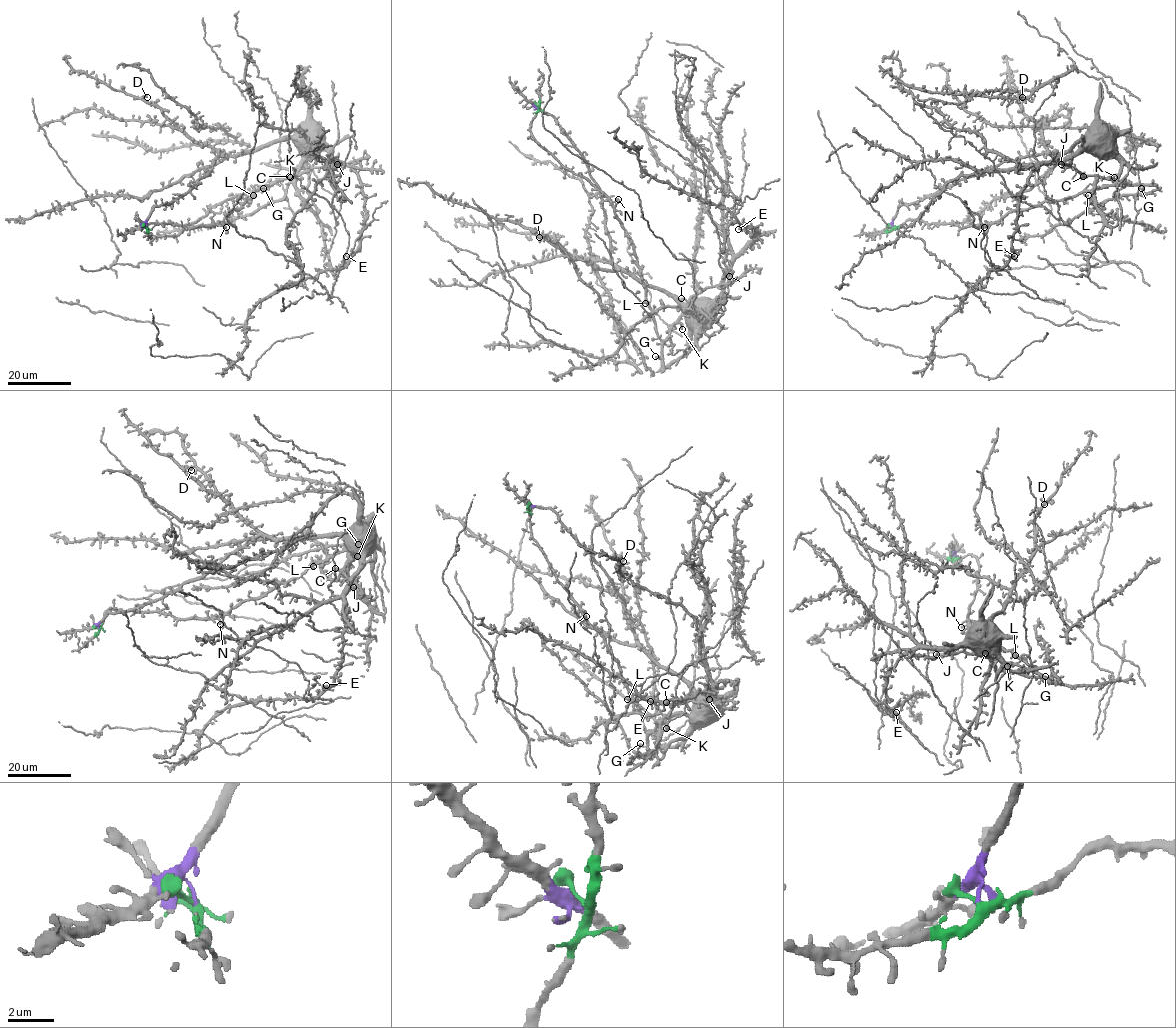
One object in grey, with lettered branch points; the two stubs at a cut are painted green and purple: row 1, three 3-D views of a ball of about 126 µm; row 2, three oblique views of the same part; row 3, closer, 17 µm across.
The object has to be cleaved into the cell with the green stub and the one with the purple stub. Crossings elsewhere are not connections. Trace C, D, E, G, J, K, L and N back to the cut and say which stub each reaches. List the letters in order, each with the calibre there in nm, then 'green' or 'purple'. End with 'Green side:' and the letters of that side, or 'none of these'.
C: calibre 550 nm; green
D: calibre 440 nm; purple
E: calibre 200 nm; purple
G: calibre 280 nm; green
J: calibre 400 nm; green
K: calibre 360 nm; green
L: calibre 380 nm; green
N: calibre 280 nm; green
Green side: C, G, J, K, L, N

